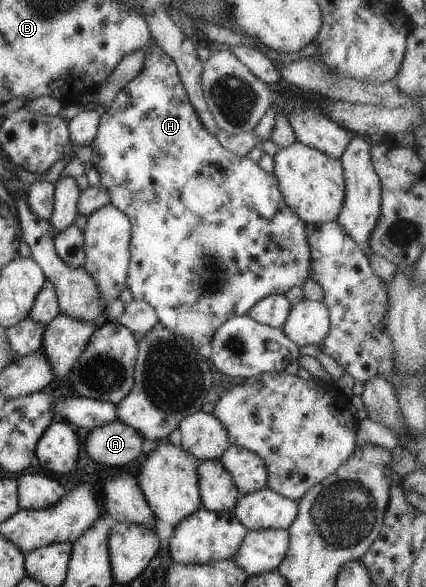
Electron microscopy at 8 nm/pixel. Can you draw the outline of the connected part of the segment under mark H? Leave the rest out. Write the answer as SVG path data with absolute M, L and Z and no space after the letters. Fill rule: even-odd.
M158 45L147 51L140 73L137 73L116 95L114 101L100 116L96 137L90 147L90 162L100 175L101 186L108 192L110 204L121 209L131 221L131 240L127 288L134 300L144 300L157 313L157 318L177 336L191 341L199 350L209 348L216 330L231 317L241 316L263 297L285 294L294 286L300 286L309 277L311 249L309 248L306 223L286 205L275 174L265 172L256 162L239 157L225 149L201 122L180 79L175 61Z

